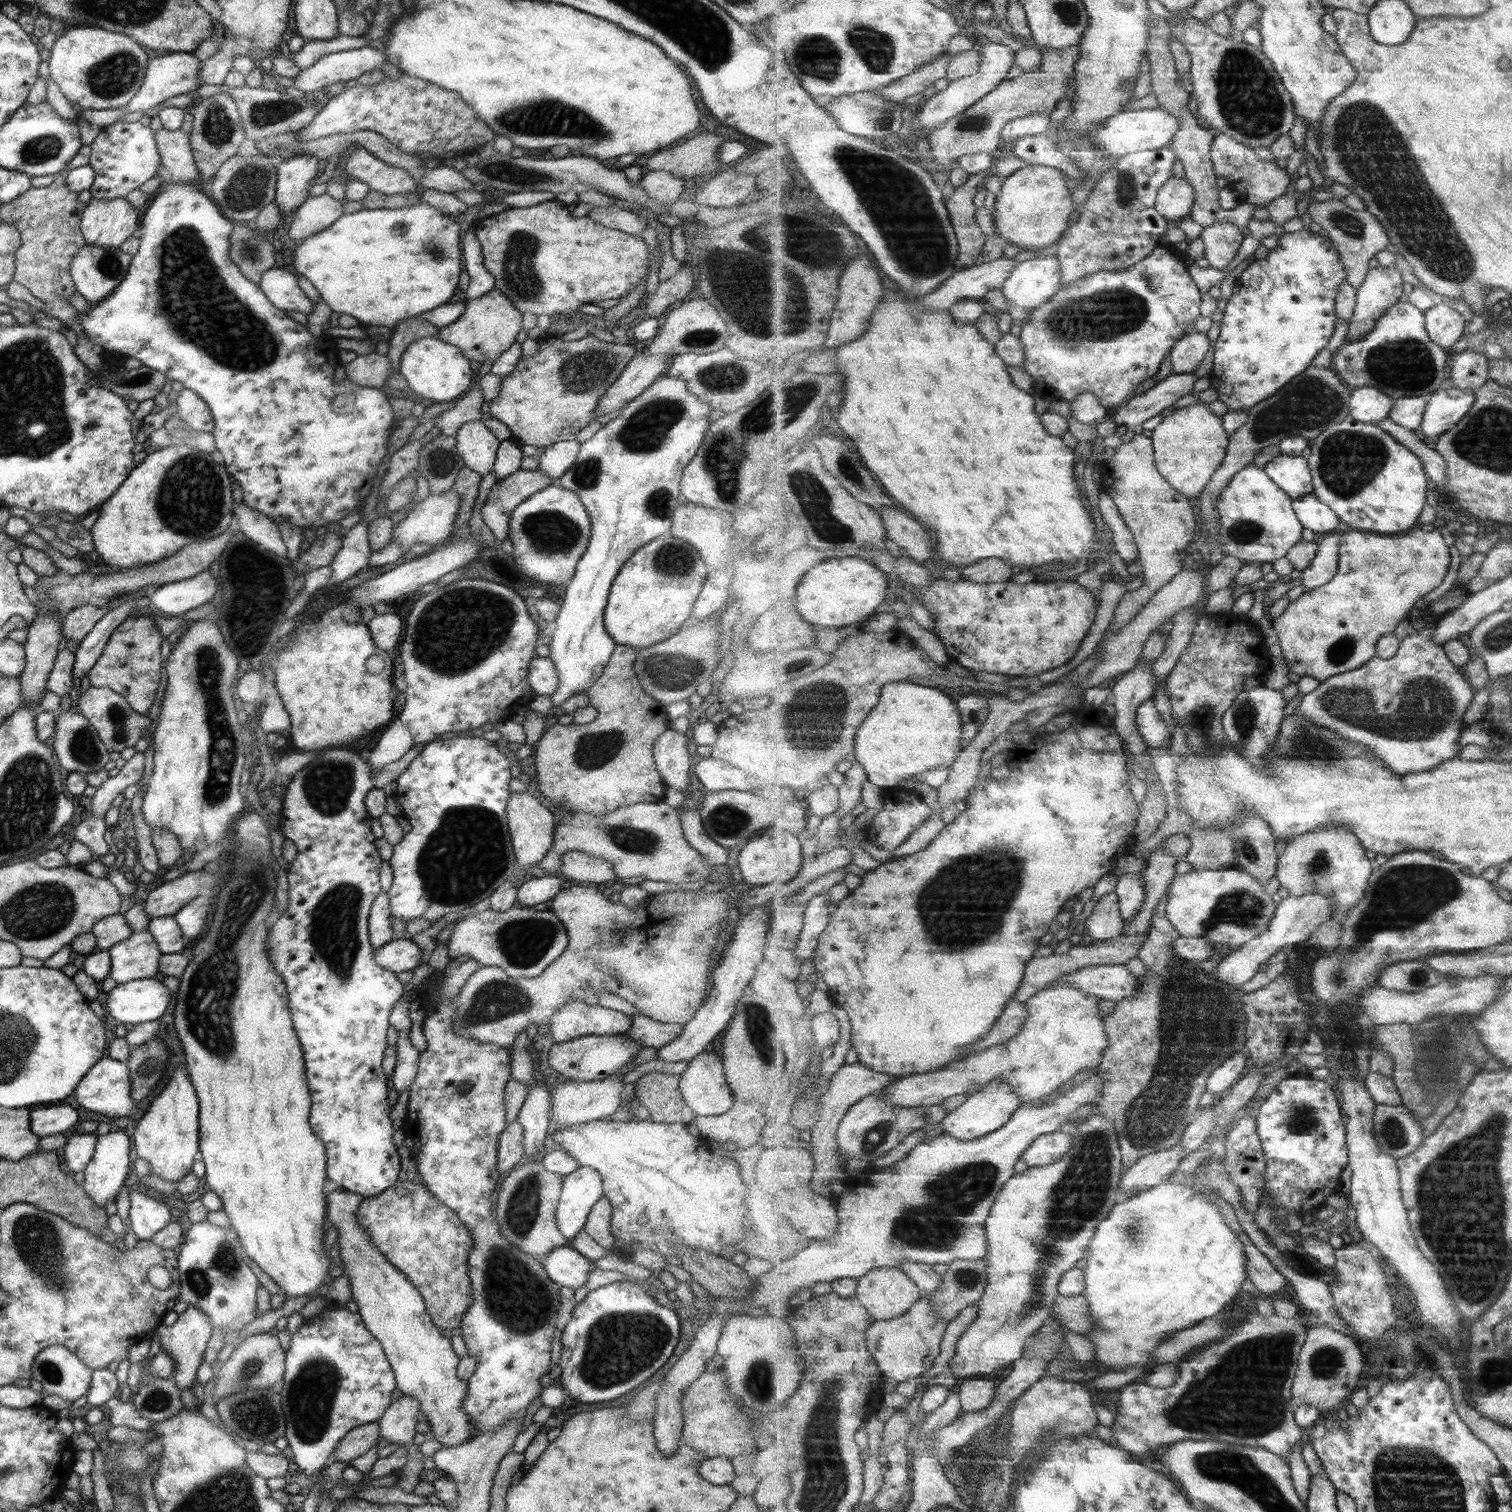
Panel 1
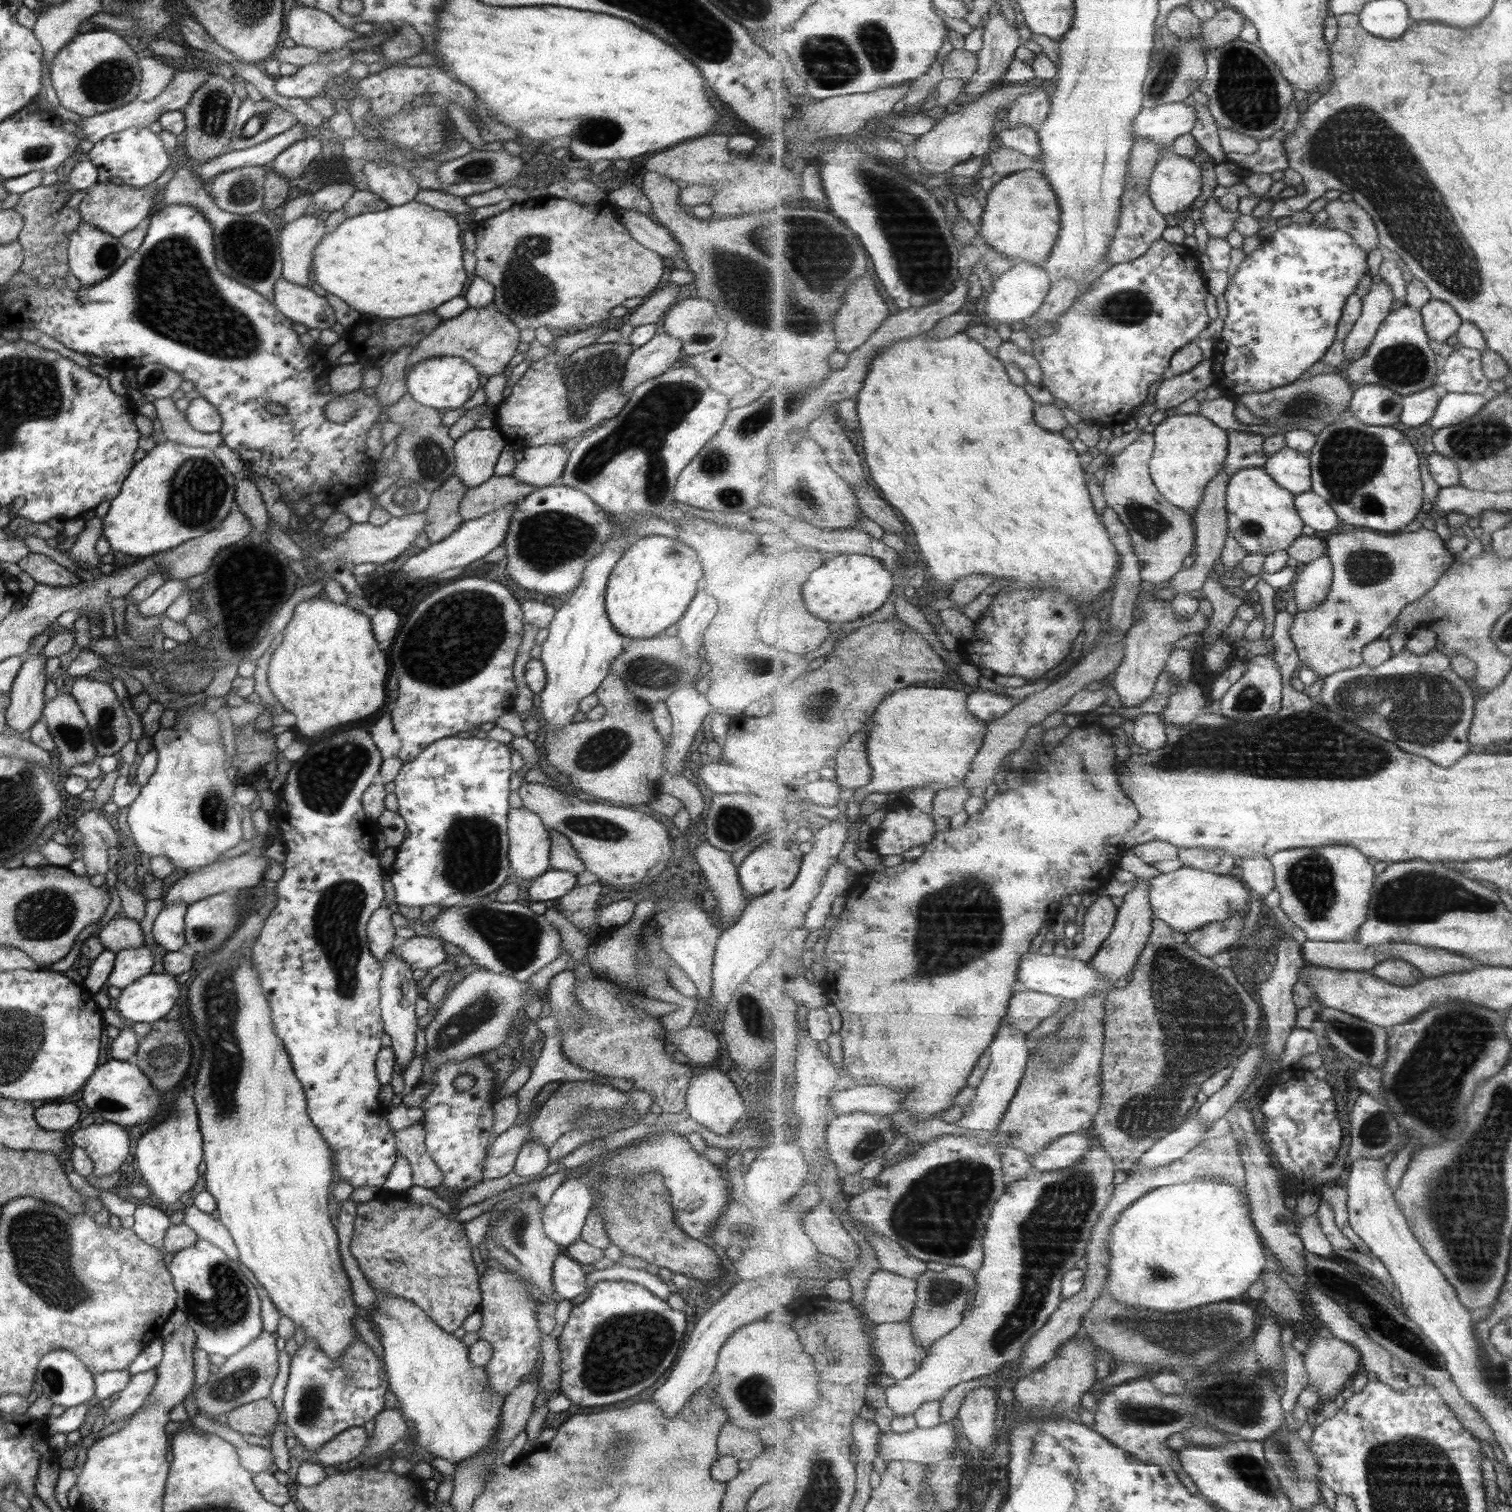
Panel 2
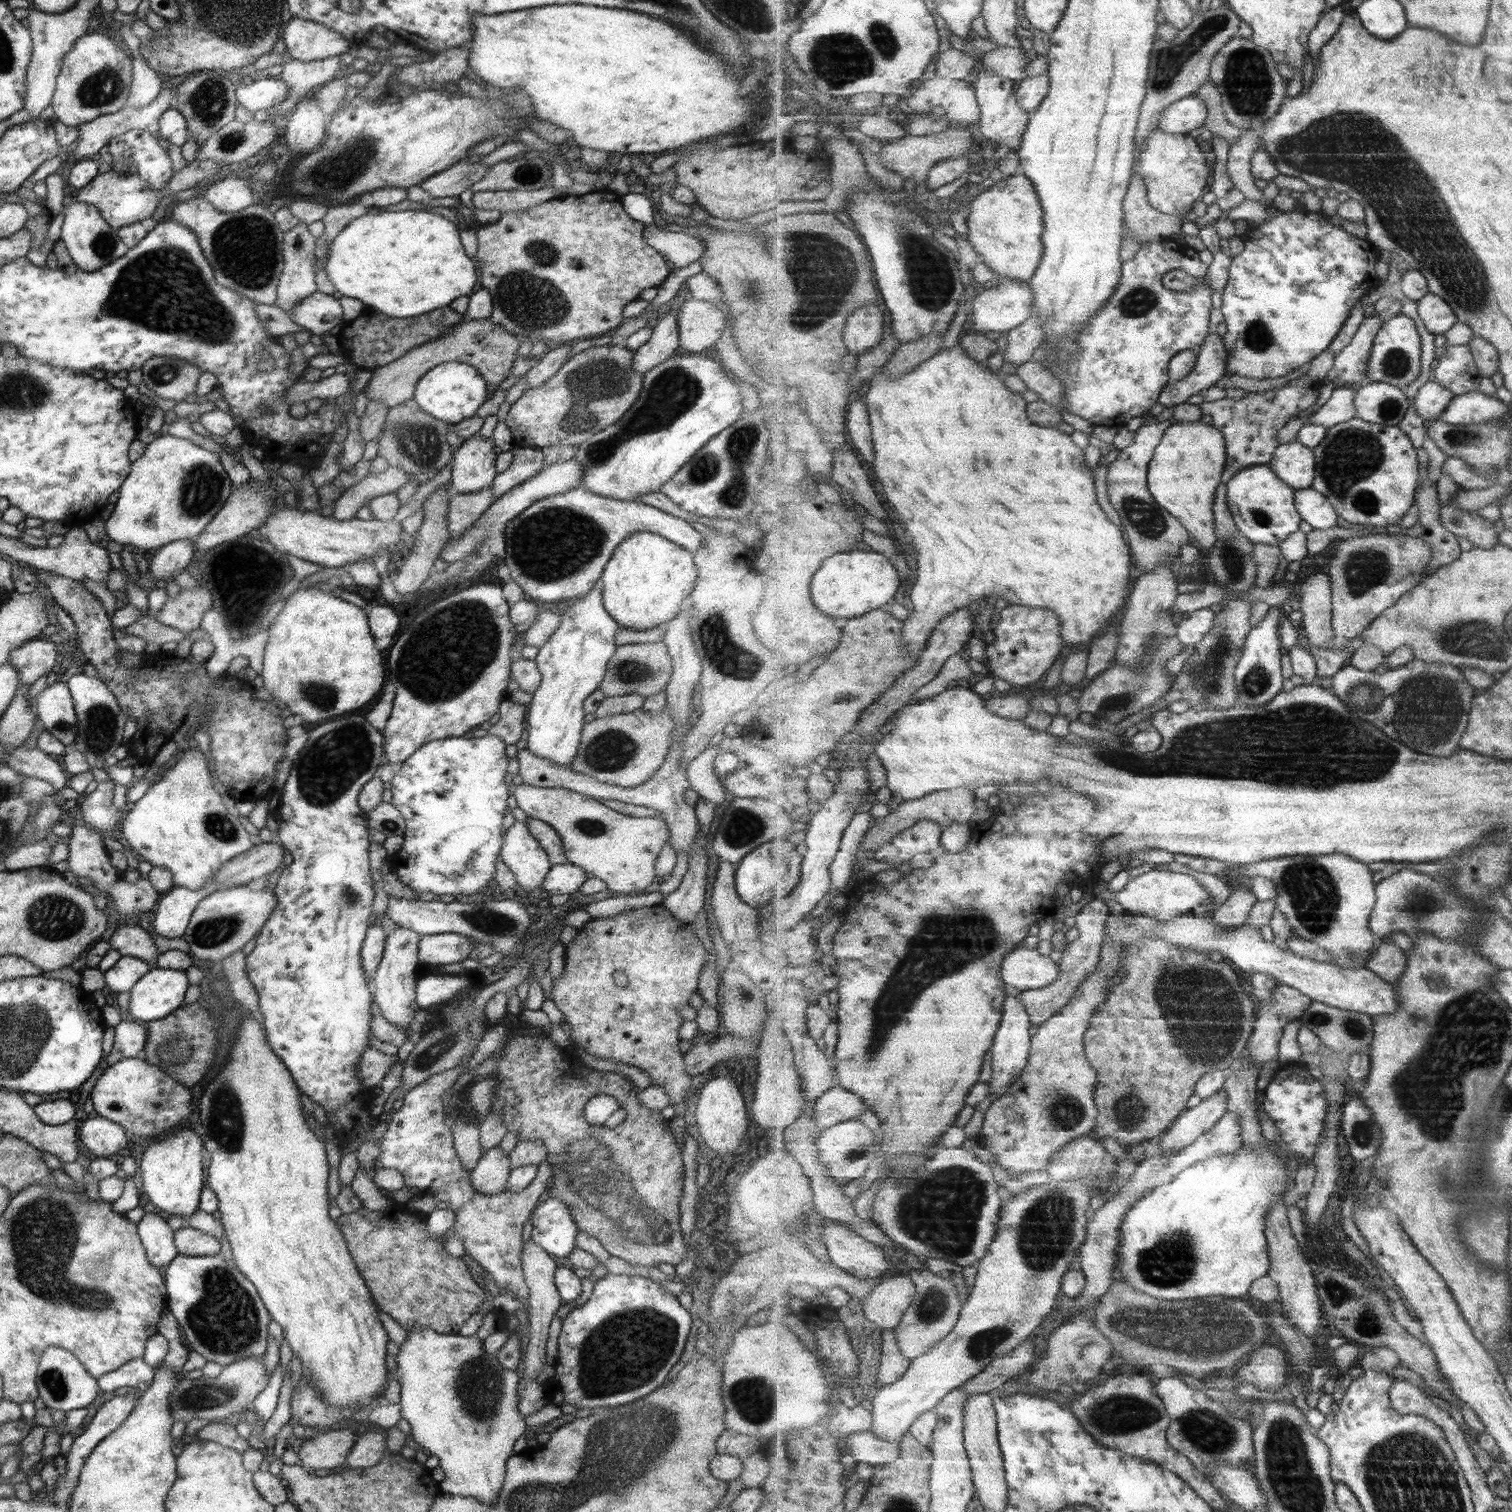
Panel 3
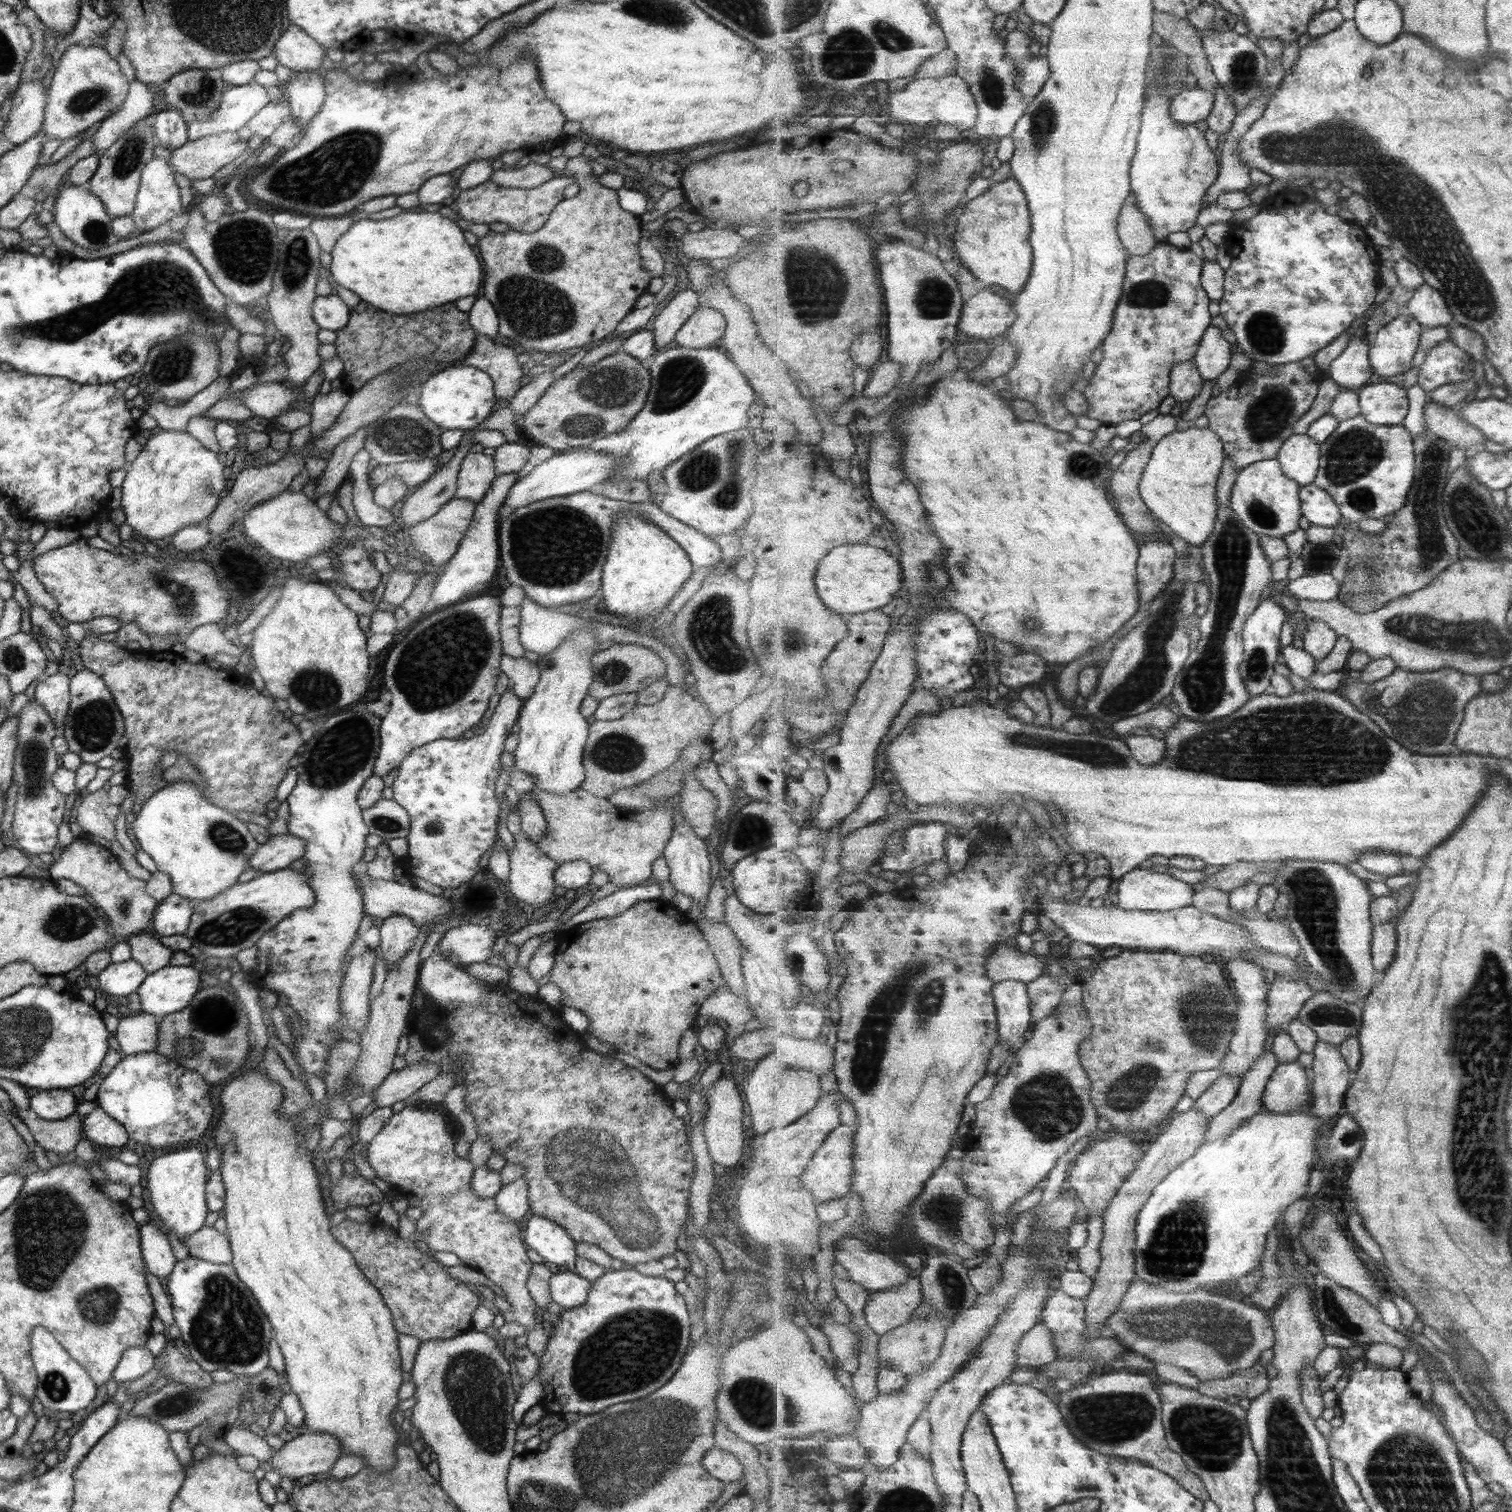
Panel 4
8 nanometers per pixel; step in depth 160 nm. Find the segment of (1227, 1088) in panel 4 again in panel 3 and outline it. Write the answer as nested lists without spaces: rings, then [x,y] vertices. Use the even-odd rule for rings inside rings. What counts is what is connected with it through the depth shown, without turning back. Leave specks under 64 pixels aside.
[[[1221,1090],[1215,1096],[1202,1099],[1194,1108],[1178,1116],[1174,1125],[1163,1134],[1159,1151],[1183,1150],[1202,1134],[1209,1132],[1228,1112],[1228,1095]]]

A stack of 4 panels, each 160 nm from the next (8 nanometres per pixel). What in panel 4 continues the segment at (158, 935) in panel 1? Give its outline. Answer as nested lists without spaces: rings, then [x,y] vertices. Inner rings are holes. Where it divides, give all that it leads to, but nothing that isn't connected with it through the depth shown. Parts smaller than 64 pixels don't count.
[[[173,893],[155,908],[151,919],[153,930],[161,937],[184,934],[187,930],[194,904]]]

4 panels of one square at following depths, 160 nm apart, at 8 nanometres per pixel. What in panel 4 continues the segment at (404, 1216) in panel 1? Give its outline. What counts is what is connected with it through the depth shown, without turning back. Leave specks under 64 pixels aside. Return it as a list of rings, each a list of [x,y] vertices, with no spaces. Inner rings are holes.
[[[347,1218],[330,1227],[330,1233],[352,1254],[357,1268],[377,1289],[384,1305],[391,1313],[391,1323],[397,1333],[414,1336],[420,1342],[429,1342],[449,1340],[471,1331],[471,1314],[479,1304],[477,1296],[469,1291],[465,1283],[452,1278],[444,1266],[432,1257],[432,1252],[420,1252],[415,1247],[413,1235],[408,1239],[402,1239],[397,1232],[393,1234],[386,1232],[377,1221],[360,1223]]]

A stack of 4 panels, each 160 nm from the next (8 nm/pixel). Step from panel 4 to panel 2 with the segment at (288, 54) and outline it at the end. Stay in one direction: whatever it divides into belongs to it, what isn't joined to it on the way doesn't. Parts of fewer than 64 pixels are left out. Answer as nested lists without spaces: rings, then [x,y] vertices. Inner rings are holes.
[[[295,4],[285,17],[287,36],[295,45],[331,52],[345,47],[347,42],[361,38],[348,28],[340,26],[325,12]]]

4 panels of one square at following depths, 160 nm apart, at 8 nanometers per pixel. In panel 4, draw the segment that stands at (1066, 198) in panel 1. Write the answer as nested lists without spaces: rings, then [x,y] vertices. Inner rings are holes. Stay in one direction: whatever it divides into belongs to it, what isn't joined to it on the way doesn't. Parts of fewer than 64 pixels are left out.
[[[1010,175],[967,202],[961,212],[956,219],[953,235],[956,247],[954,255],[986,288],[989,284],[997,284],[1011,293],[1019,294],[1026,287],[1034,268],[1034,246],[1030,241],[1032,212],[1022,184]]]

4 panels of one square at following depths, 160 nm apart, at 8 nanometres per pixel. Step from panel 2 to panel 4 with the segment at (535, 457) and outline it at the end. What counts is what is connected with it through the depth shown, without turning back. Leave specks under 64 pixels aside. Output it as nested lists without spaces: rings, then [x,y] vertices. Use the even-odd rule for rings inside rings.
[[[517,473],[496,475],[491,481],[489,490],[481,501],[476,504],[471,522],[465,536],[459,541],[455,554],[437,572],[437,581],[431,593],[429,608],[443,608],[453,602],[464,601],[467,596],[477,596],[500,566],[498,551],[498,521],[497,510],[504,505],[509,490],[514,486]]]

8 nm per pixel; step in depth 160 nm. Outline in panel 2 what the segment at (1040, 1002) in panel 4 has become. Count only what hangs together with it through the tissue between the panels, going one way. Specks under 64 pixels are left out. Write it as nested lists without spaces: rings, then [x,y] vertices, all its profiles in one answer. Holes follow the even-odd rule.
[[[1097,897],[1088,908],[1082,928],[1083,940],[1069,953],[1073,957],[1090,962],[1100,946],[1109,938],[1118,917],[1118,908],[1111,897]],[[1032,990],[1018,991],[1010,1000],[1007,1016],[1003,1025],[1014,1026],[1023,1032],[1035,1030],[1045,1018],[1061,1008],[1061,997]]]

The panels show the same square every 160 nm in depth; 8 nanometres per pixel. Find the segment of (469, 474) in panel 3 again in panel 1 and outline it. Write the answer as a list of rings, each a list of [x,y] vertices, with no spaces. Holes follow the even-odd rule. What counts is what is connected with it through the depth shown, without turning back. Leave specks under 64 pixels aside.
[[[482,420],[461,424],[454,438],[465,467],[481,476],[492,470],[500,441],[484,426]]]

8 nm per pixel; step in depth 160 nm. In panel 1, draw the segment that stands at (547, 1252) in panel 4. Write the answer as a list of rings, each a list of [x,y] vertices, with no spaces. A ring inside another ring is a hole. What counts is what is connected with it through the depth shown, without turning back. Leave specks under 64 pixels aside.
[[[580,1166],[562,1177],[556,1225],[559,1232],[572,1239],[583,1228],[591,1207],[603,1197],[601,1175],[590,1166]]]

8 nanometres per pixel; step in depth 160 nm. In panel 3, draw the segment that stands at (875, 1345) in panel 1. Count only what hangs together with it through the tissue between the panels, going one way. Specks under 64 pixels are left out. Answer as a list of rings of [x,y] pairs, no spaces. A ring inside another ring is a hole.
[[[895,1329],[883,1332],[881,1361],[879,1381],[882,1385],[894,1385],[909,1371],[910,1360],[899,1350]]]

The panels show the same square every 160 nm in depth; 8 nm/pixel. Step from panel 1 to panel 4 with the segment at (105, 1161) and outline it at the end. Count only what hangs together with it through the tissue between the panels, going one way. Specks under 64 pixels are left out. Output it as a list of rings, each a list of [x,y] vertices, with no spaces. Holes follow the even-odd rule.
[[[98,1106],[84,1116],[82,1131],[96,1149],[123,1146],[129,1139],[123,1126],[109,1118]]]

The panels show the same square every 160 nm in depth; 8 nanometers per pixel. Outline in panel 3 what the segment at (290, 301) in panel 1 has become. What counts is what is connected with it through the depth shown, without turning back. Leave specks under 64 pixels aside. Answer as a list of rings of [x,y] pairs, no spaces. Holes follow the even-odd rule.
[[[312,292],[298,300],[290,310],[290,319],[311,335],[322,336],[337,324],[343,324],[339,301],[331,295]]]

